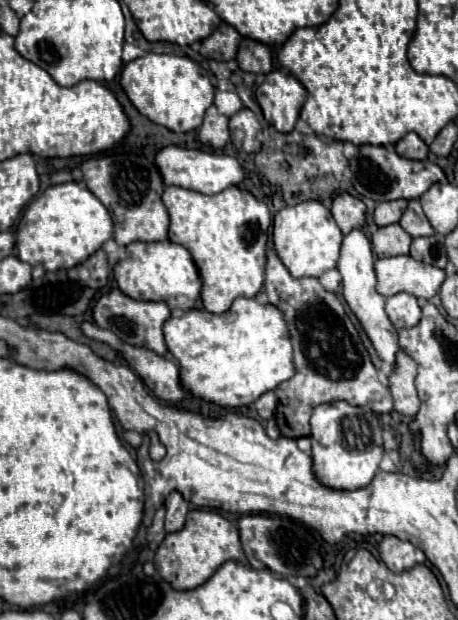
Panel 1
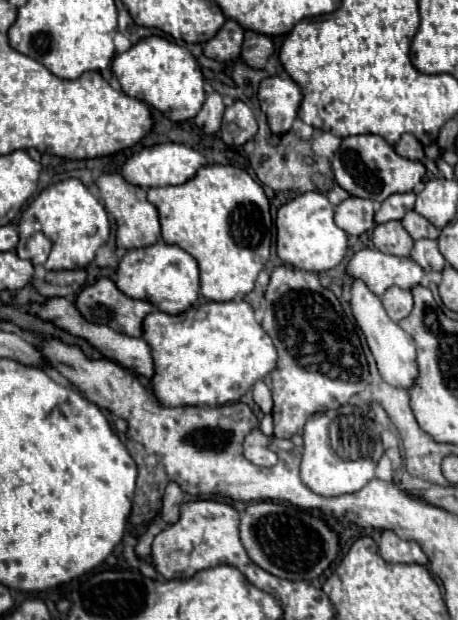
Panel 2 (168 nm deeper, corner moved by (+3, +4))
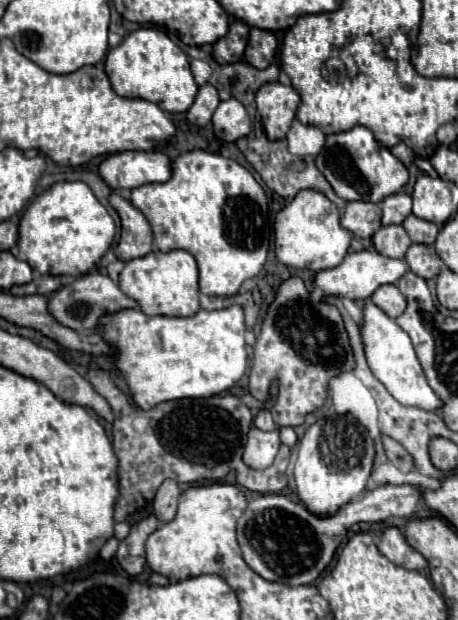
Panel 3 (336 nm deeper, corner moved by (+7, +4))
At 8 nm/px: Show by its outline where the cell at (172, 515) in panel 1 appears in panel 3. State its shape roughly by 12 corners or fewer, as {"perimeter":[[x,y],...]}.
{"perimeter":[[165,480],[159,486],[153,508],[161,522],[175,518],[179,484]]}

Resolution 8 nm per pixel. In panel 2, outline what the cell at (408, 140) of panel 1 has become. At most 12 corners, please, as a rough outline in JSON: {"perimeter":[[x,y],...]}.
{"perimeter":[[411,134],[401,136],[395,152],[409,160],[423,160],[423,146]]}

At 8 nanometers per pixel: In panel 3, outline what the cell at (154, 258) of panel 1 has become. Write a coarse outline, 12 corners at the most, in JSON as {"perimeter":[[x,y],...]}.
{"perimeter":[[187,250],[125,262],[119,288],[147,316],[199,310]]}

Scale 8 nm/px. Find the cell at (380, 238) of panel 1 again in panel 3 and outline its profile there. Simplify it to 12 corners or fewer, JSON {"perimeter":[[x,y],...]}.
{"perimeter":[[381,226],[373,234],[375,250],[403,258],[411,240],[403,226]]}

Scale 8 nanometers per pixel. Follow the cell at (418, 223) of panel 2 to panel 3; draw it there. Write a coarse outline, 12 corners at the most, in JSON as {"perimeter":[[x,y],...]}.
{"perimeter":[[413,214],[403,228],[419,244],[433,244],[439,232],[435,224]]}

